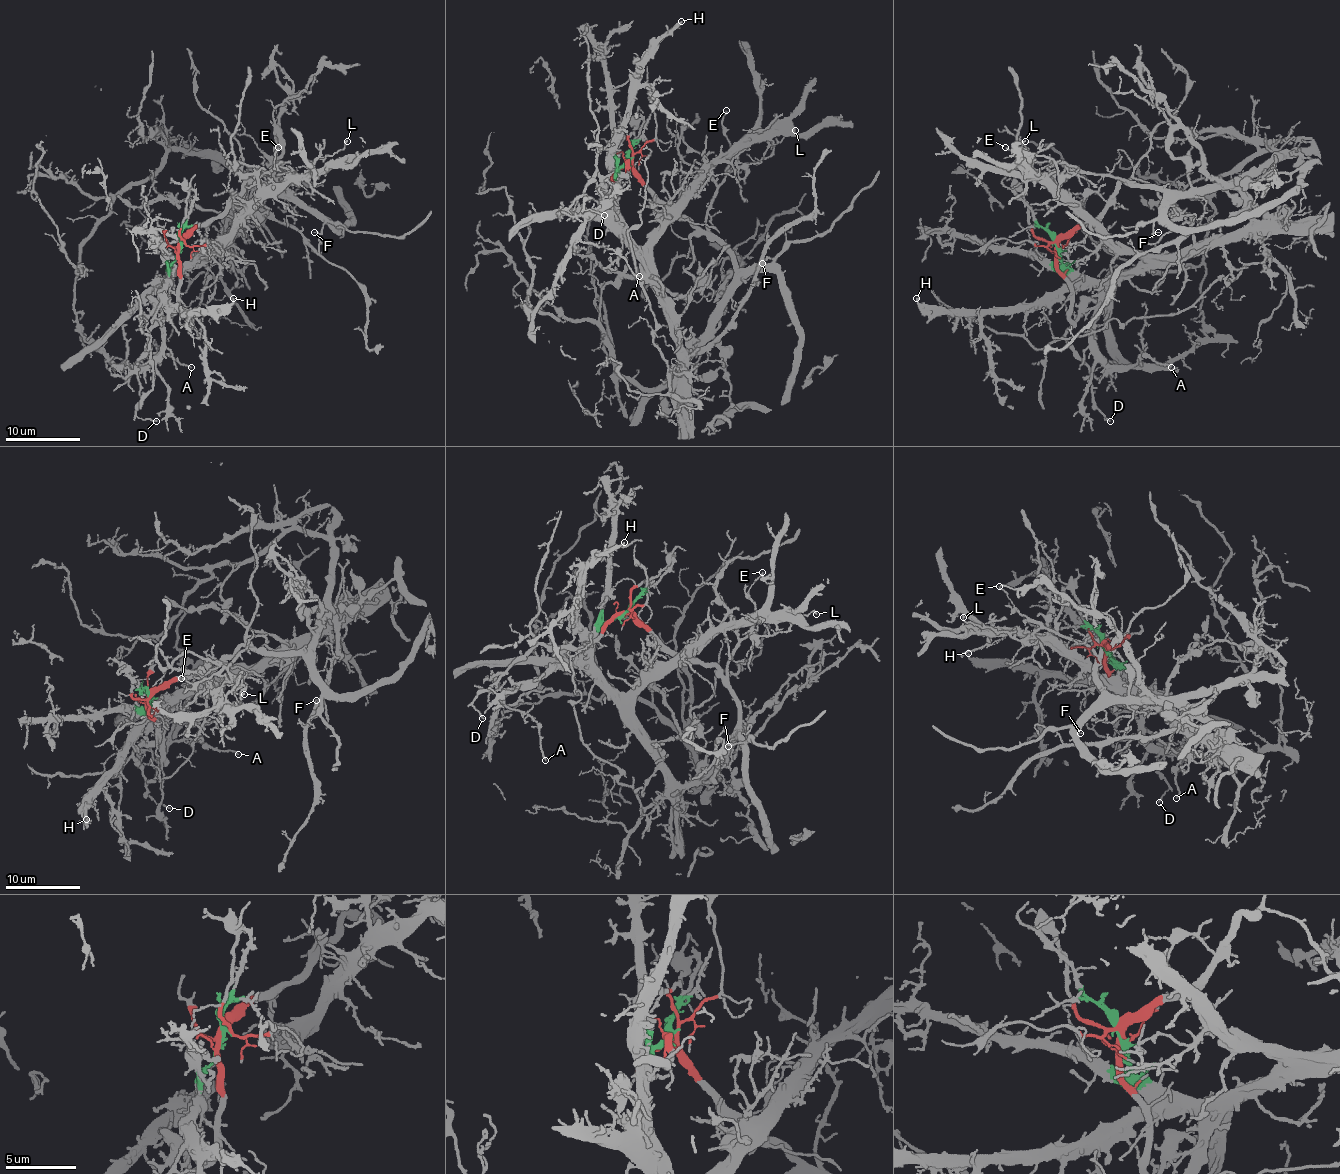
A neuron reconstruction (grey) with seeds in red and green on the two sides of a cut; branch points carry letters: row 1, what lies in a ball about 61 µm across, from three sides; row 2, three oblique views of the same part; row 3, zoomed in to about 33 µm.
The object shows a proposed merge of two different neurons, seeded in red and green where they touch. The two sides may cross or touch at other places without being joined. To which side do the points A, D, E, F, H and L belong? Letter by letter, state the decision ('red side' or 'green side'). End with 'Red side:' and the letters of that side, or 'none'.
A: green side
D: red side
E: red side
F: red side
H: green side
L: red side
Red side: D, E, F, L

